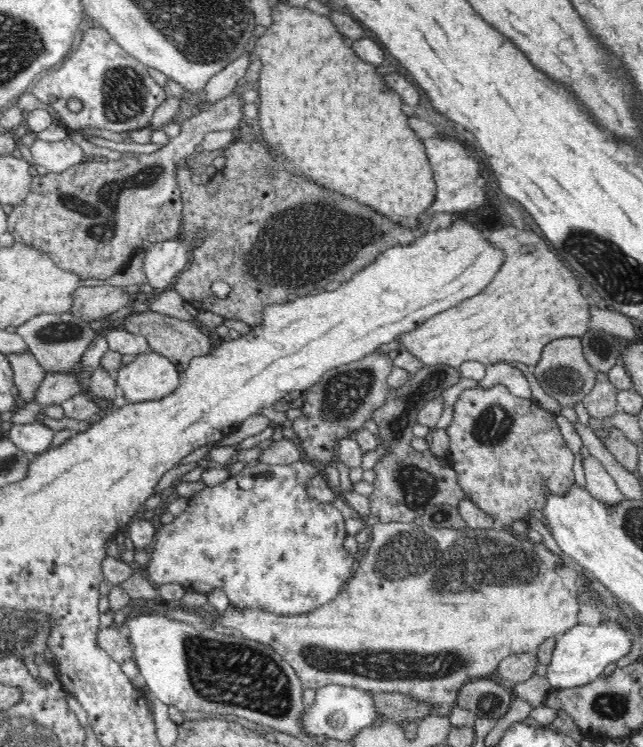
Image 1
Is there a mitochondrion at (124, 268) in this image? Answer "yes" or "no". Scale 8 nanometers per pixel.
no

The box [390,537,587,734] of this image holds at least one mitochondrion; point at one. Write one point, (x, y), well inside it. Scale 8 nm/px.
(484, 696)

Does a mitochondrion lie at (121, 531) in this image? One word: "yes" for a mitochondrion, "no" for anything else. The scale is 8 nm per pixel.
no

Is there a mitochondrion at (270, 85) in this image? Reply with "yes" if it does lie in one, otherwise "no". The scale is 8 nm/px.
no

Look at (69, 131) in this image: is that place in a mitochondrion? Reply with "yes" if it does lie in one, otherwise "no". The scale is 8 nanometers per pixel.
no

